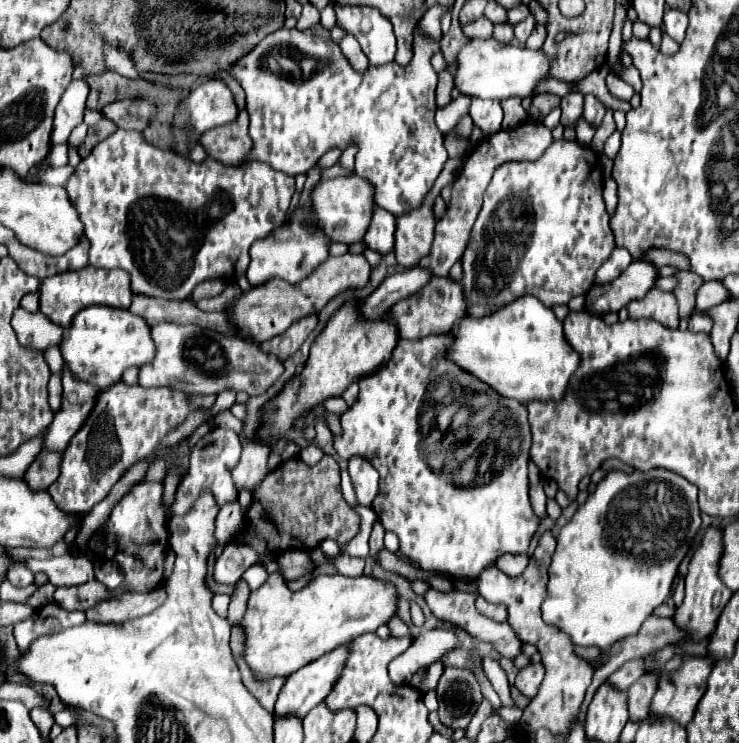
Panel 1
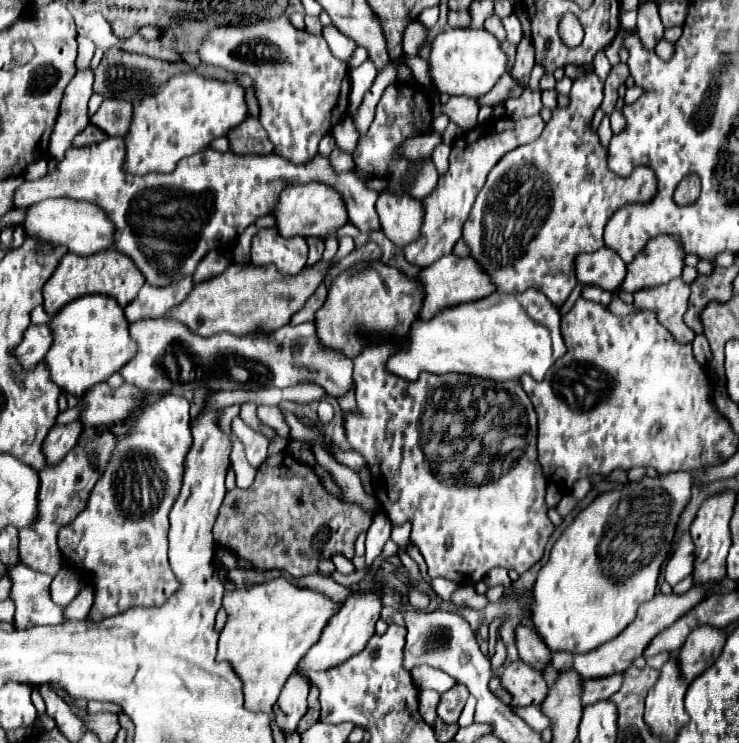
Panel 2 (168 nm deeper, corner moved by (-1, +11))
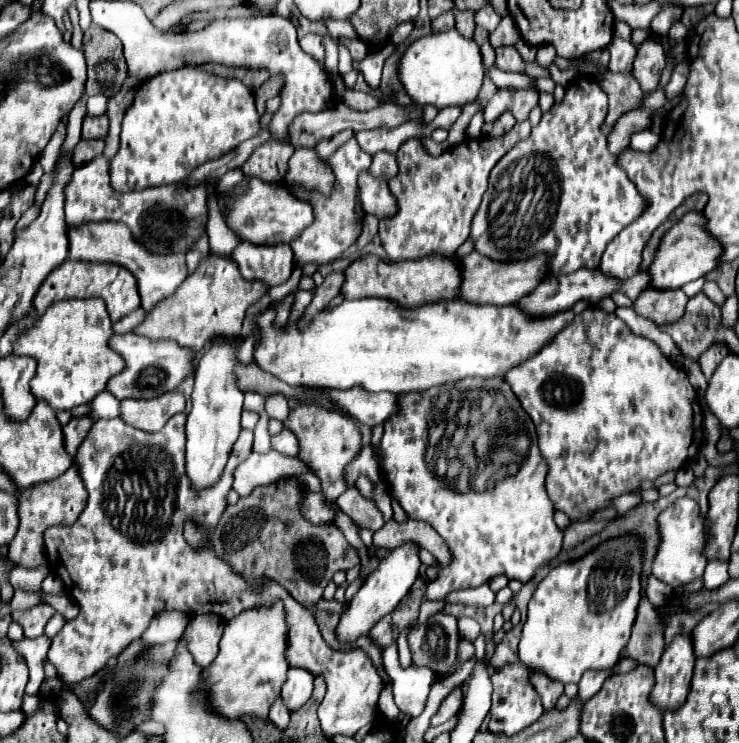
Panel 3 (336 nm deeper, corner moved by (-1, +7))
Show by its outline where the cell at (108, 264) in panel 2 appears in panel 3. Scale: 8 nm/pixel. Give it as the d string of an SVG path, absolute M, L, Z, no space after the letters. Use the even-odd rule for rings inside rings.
M66 260L62 262L50 276L44 280L40 286L36 298L34 298L34 310L38 316L46 312L46 308L54 302L68 300L68 298L102 298L108 306L108 314L112 322L120 320L122 316L134 312L140 306L140 294L138 294L138 284L132 276L130 270L118 266L118 264L104 264L104 262L74 262Z

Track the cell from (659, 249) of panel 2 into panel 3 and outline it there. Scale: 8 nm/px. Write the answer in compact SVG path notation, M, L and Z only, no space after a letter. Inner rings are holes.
M690 212L682 216L662 238L660 246L654 252L654 260L648 266L648 276L650 276L650 286L654 288L682 288L684 284L706 276L714 266L718 256L722 254L722 248L714 244L714 238L702 228L706 220L702 220L700 212Z

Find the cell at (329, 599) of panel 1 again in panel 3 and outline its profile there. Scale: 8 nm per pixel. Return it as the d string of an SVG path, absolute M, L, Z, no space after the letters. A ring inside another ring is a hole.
M276 600L270 606L256 606L256 608L242 610L240 614L230 618L226 622L224 636L220 640L220 652L216 660L206 668L206 676L204 676L204 688L208 696L212 696L210 698L212 708L218 714L224 714L228 718L240 718L242 714L246 714L246 716L268 720L270 706L280 696L282 684L286 682L286 674L290 668L286 660L286 650L288 650L288 622L286 622L286 610L282 600Z

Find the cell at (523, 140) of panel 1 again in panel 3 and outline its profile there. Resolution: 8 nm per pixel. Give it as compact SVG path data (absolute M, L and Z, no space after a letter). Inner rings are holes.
M528 120L518 122L504 136L466 138L438 158L426 154L420 140L406 140L396 152L400 172L388 182L398 200L398 212L392 218L380 220L378 232L388 258L394 262L418 260L432 254L450 258L470 236L470 222L488 188L490 170L508 150L512 150L520 140L526 140L530 132L532 126Z

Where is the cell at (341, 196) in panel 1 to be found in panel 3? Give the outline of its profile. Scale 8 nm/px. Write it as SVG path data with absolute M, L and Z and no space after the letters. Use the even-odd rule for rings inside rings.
M252 178L250 192L226 204L224 218L228 228L240 234L242 240L258 244L282 244L298 238L298 234L314 222L314 208L310 202L296 198L284 184L268 184L264 180Z

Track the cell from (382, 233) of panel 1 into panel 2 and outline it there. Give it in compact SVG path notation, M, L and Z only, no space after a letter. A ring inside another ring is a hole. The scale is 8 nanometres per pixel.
M106 138L98 144L84 146L84 148L70 148L66 152L64 160L58 162L56 170L46 174L40 180L24 182L16 188L12 206L14 208L30 208L46 198L72 198L72 200L86 200L96 202L108 218L116 224L118 230L118 250L132 258L132 262L138 266L138 270L144 274L146 282L154 286L168 286L180 282L184 276L194 274L198 262L206 256L208 250L230 250L238 242L238 236L256 222L256 218L266 216L272 206L278 200L278 194L288 184L308 184L308 182L320 182L326 184L338 192L342 192L342 200L346 200L348 220L360 230L360 232L374 232L380 230L378 214L376 214L376 200L378 192L368 188L354 172L342 172L336 174L330 166L330 160L316 154L306 164L292 164L290 160L270 154L270 156L236 156L232 152L216 152L212 148L202 150L194 156L188 156L178 162L178 168L170 174L146 174L146 176L134 176L126 174L122 170L124 162L124 138Z

